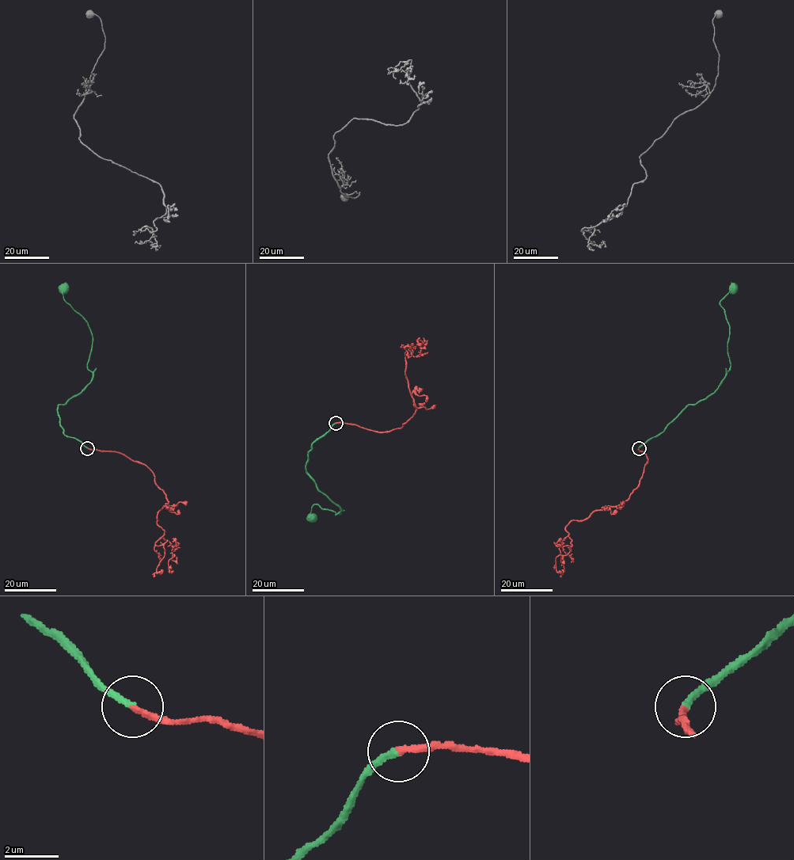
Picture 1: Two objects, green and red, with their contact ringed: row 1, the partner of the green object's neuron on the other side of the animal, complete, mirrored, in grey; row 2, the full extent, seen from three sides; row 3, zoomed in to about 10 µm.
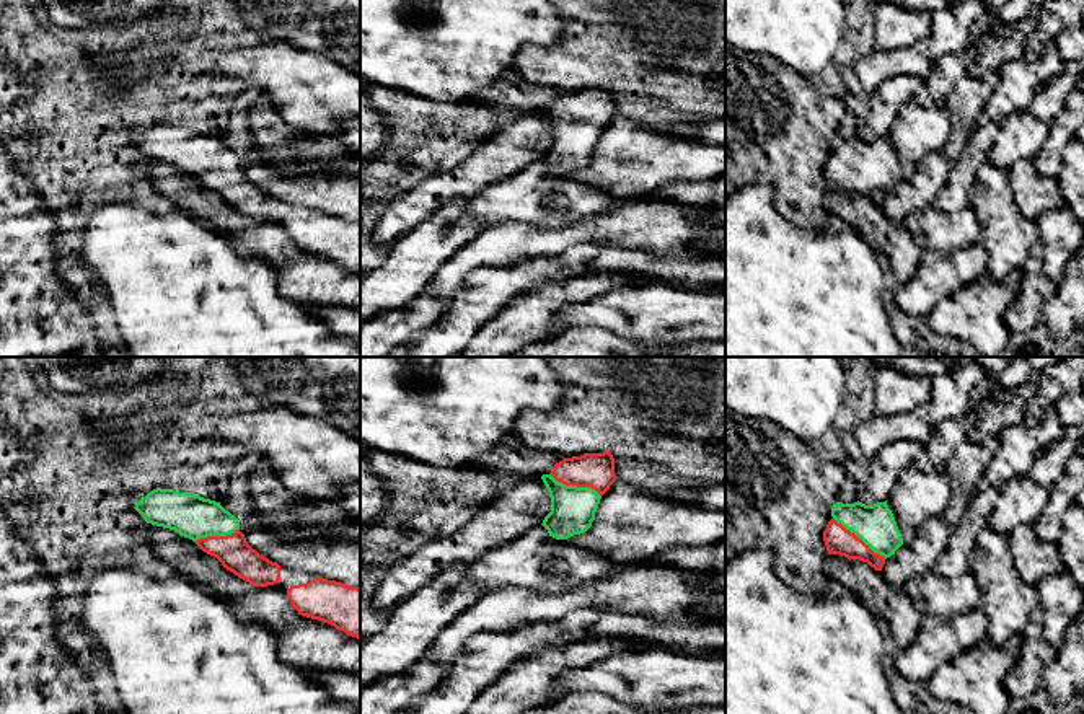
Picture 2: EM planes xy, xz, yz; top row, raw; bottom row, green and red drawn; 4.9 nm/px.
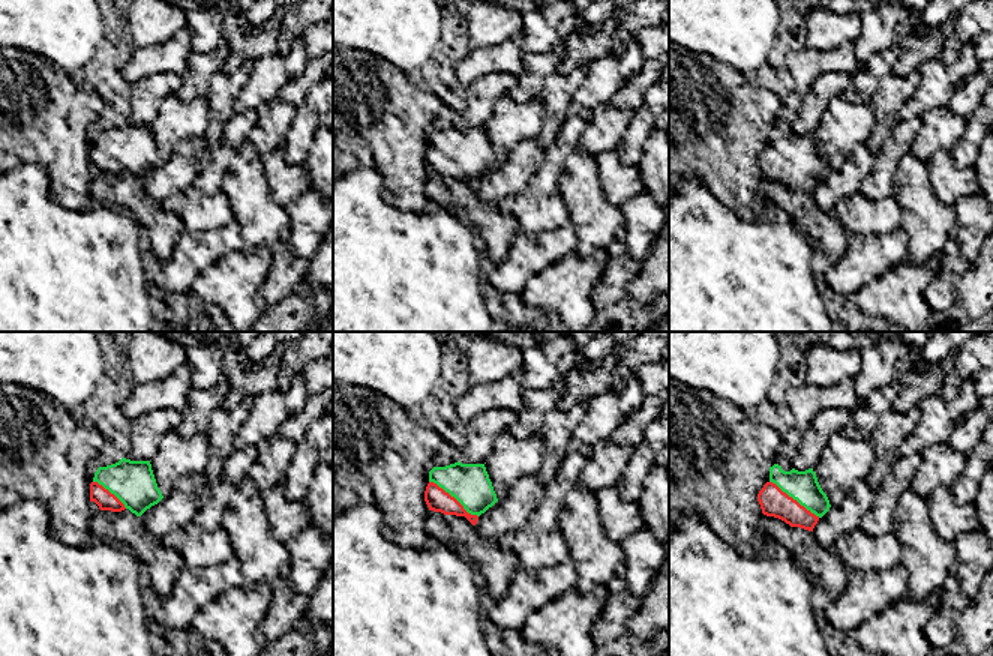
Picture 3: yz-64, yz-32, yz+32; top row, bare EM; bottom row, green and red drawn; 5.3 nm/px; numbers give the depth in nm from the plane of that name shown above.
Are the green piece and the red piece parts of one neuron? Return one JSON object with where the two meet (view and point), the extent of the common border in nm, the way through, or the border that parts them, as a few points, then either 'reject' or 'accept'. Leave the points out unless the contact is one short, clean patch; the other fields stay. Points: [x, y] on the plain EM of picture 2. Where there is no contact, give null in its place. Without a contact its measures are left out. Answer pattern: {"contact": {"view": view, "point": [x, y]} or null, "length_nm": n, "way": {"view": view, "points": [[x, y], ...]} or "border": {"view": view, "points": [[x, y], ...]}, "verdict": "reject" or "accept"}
{"contact": {"view": "yz", "point": [859, 171]}, "length_nm": 340, "way": {"view": "yz", "points": [[876, 160], [859, 171], [841, 171], [838, 175]]}, "verdict": "accept"}

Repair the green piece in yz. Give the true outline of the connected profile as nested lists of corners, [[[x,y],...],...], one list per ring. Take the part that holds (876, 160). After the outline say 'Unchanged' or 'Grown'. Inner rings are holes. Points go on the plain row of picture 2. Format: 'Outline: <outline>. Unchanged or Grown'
Outline: [[[862,137],[831,142],[831,155],[823,166],[828,189],[839,189],[867,197],[882,205],[885,194],[903,179],[895,152],[885,137],[866,140]]]. Grown

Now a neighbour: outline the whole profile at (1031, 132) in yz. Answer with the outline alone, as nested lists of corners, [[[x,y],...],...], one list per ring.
[[[1027,109],[1014,112],[999,122],[988,161],[1009,170],[1017,160],[1033,160],[1045,143],[1050,122],[1033,117]]]

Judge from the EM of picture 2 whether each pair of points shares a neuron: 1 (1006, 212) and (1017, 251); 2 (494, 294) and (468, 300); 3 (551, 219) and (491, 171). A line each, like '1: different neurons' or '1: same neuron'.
1: same neuron
2: same neuron
3: different neurons

